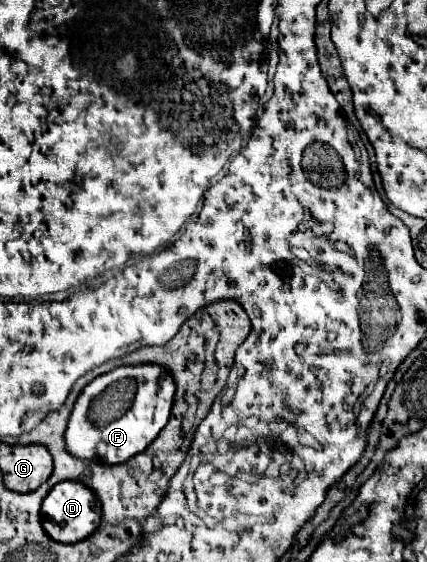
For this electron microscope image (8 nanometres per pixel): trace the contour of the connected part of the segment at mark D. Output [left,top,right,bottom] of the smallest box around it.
[41,481,101,543]

